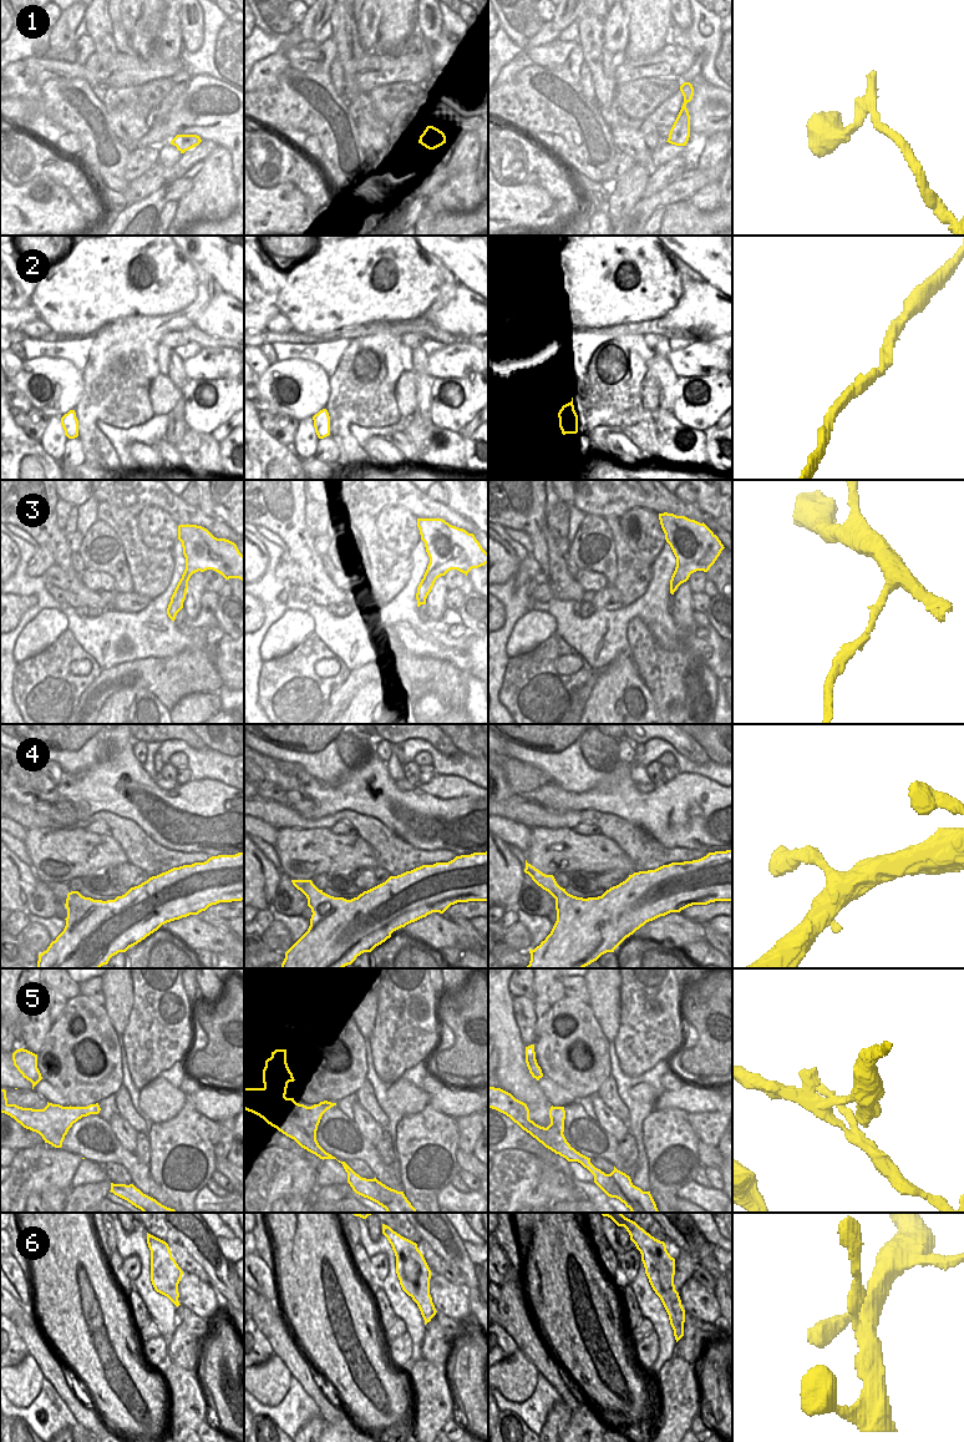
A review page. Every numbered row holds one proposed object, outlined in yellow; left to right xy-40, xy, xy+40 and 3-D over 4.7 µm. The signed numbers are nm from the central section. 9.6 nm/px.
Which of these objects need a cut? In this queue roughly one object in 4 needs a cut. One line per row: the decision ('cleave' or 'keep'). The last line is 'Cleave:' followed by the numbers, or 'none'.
1: keep
2: keep
3: cleave
4: keep
5: cleave
6: keep
Cleave: 3, 5

